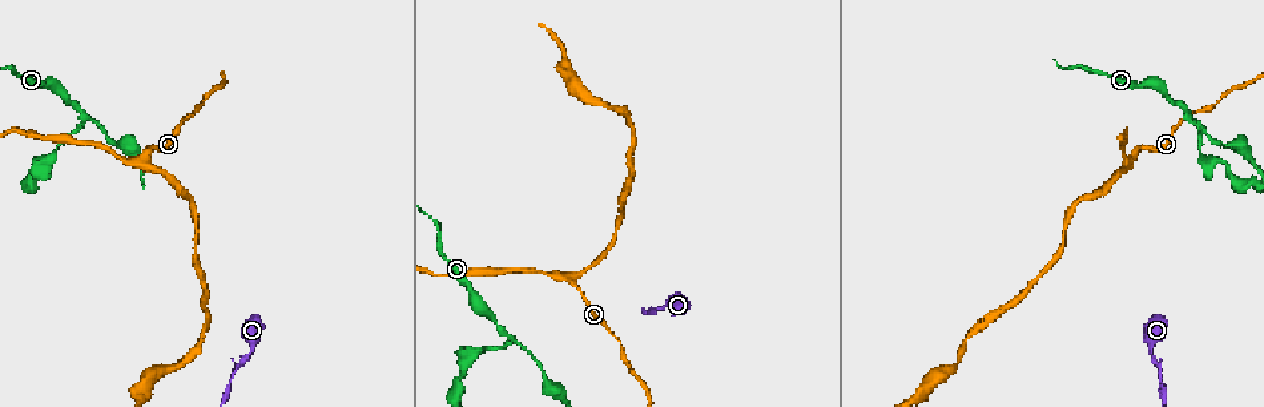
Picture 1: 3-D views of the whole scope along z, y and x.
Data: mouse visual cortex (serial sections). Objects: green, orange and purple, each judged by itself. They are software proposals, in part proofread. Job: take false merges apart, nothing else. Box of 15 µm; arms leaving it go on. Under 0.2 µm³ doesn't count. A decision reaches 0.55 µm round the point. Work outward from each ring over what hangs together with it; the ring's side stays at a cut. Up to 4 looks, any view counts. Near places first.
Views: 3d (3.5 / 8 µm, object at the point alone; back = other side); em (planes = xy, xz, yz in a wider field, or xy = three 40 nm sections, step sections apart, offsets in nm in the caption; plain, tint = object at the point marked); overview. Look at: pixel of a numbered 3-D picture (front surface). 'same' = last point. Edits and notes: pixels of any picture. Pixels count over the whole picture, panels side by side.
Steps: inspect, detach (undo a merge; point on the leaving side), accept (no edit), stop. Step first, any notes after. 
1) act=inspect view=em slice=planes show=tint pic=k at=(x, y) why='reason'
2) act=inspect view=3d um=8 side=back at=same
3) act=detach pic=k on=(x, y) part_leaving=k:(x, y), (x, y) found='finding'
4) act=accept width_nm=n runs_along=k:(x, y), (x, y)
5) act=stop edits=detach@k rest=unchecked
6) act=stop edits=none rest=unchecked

act=inspect view=3d um=3.5 pic=1 at=(573, 283) why='branch point'

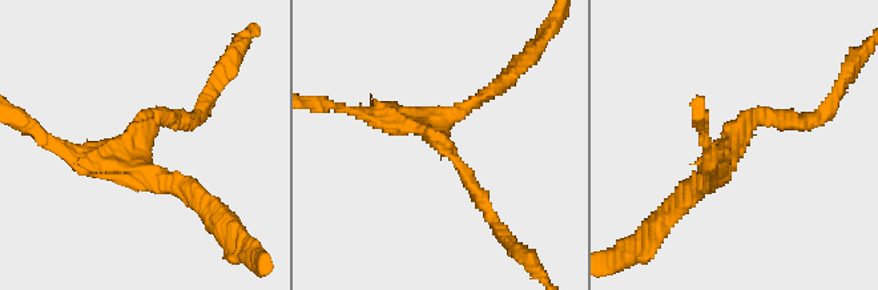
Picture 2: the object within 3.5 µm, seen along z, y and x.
act=accept found='all the same cell'

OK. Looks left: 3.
act=inspect view=3d um=3.5 pic=1 at=(514, 340) why='two arms in line, one across'

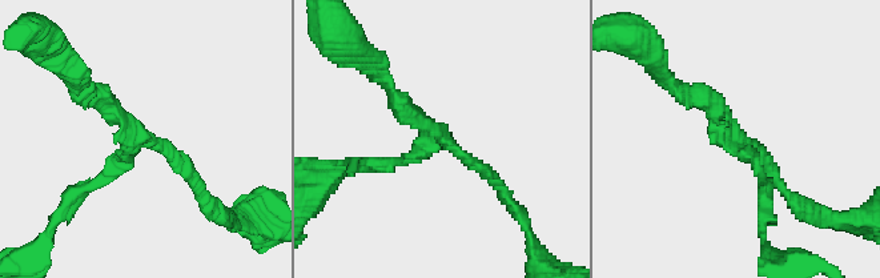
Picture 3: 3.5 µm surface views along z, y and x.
act=inspect view=em slice=xy step=2 show=tint pic=3 at=(733, 141) arms=3 arm_widths_nm=150,200,250

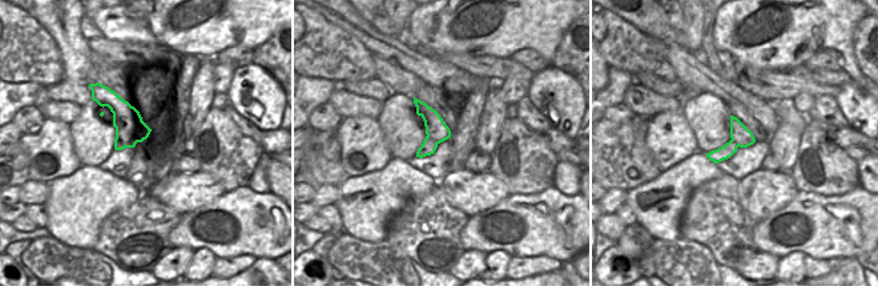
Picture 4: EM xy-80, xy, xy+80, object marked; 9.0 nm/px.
act=detach pic=3 on=(107, 176) border=4:(113, 120), (125, 125), (137, 141) found='two cells meet here'

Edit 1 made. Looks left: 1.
act=stop edits=detach@3 rest=unchecked

